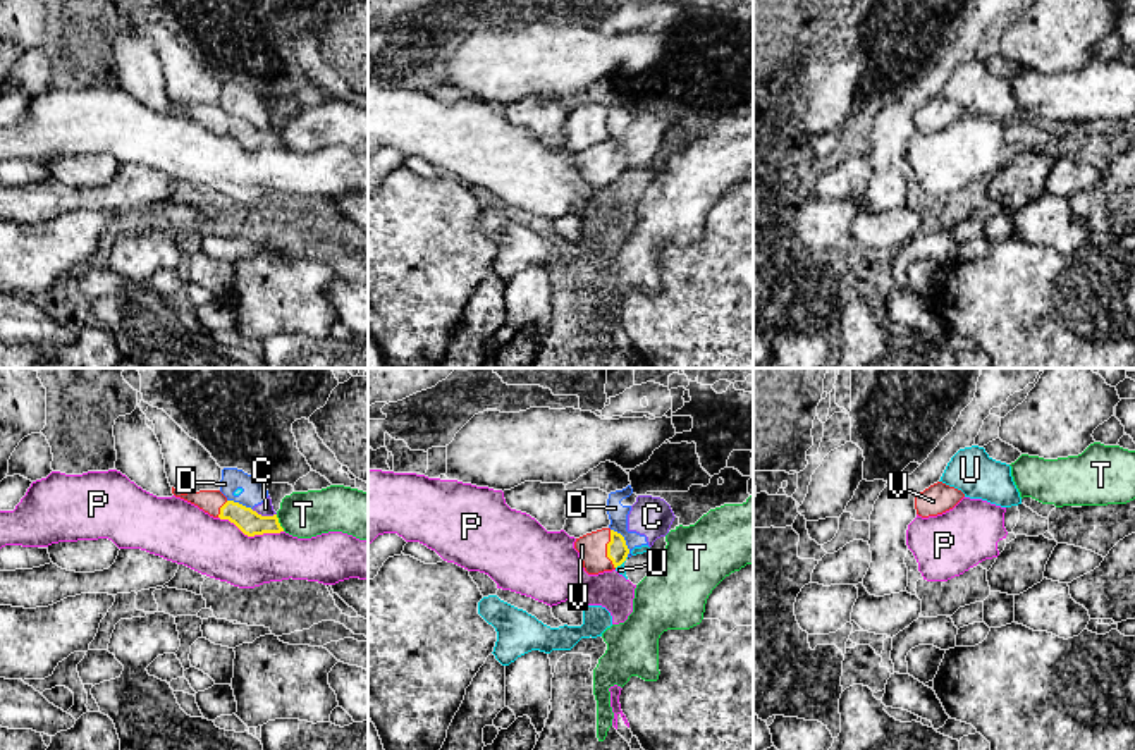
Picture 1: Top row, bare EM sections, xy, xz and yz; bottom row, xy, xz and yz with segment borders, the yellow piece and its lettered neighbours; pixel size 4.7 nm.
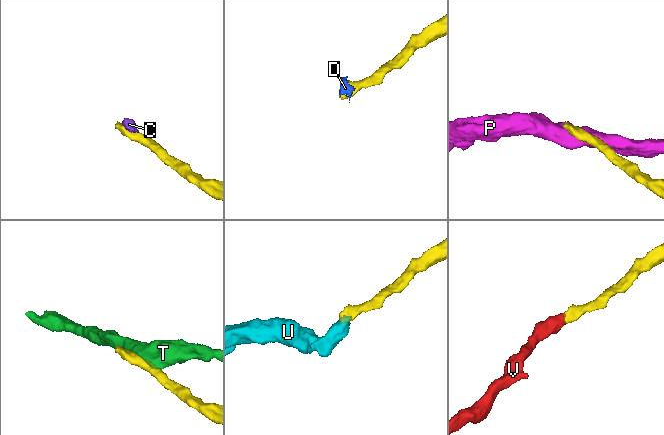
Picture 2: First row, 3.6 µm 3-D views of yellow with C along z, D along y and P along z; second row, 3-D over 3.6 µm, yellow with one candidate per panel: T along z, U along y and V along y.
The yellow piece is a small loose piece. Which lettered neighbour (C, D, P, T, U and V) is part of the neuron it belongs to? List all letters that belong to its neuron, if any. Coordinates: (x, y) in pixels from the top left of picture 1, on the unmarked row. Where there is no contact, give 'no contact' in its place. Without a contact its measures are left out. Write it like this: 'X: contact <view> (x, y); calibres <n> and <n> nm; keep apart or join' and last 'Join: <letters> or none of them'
C: contact xy (263, 131); calibres 120 and 70 nm; keep apart
D: contact xz (625, 155); calibres 100 and 90 nm; keep apart
P: contact xy (251, 150); calibres 120 and 280 nm; keep apart
T: contact xy (279, 138); calibres 120 and 220 nm; keep apart
U: contact xz (621, 178); calibres 100 and 40 nm; keep apart
V: contact xz (607, 164); calibres 100 and 140 nm; join
Join: V

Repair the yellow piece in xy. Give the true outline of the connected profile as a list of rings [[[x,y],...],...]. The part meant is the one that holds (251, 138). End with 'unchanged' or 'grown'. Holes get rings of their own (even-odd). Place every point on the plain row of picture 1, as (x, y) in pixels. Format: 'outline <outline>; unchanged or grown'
outline [[[172,101],[172,108],[198,120],[213,132],[229,134],[248,151],[284,146],[277,129],[261,131],[251,122],[229,115],[220,105],[181,108],[177,103]]]; grown

